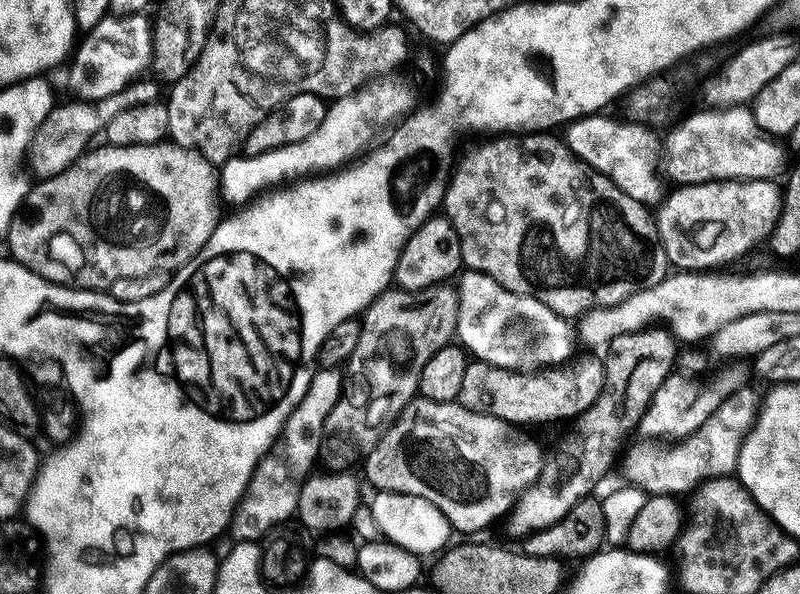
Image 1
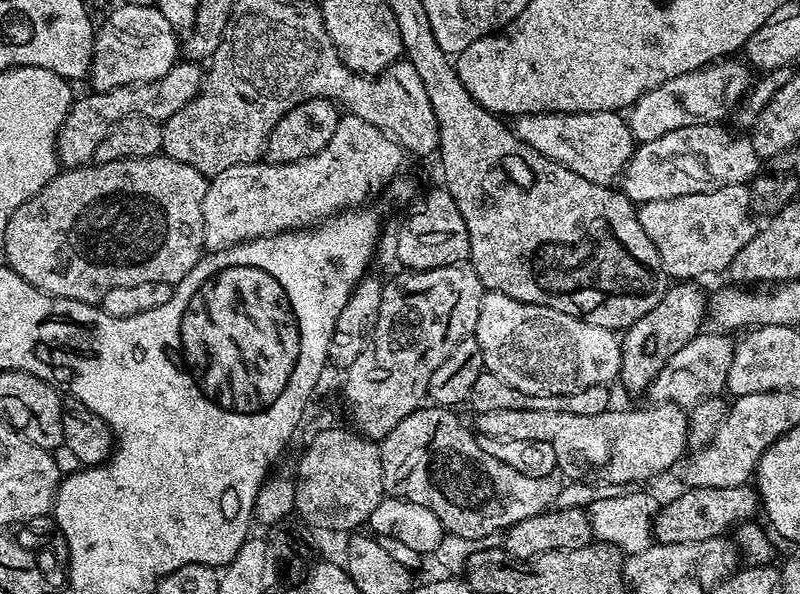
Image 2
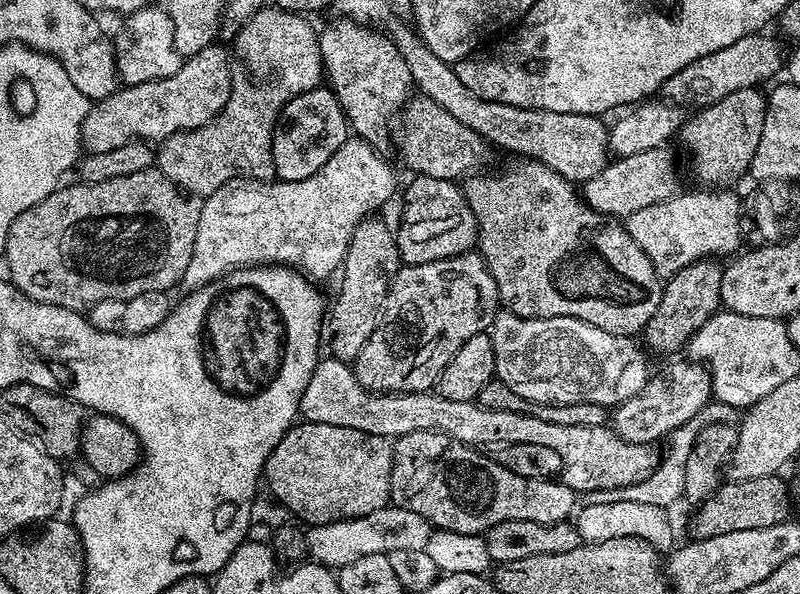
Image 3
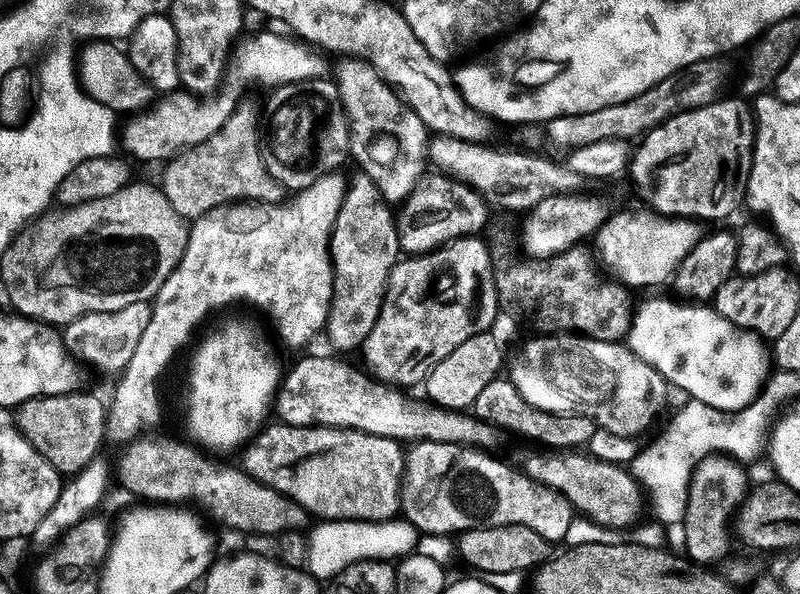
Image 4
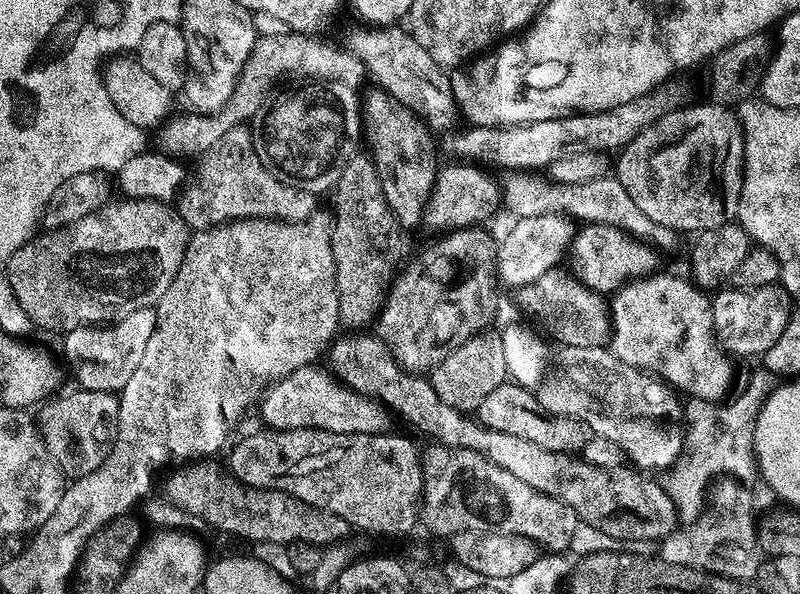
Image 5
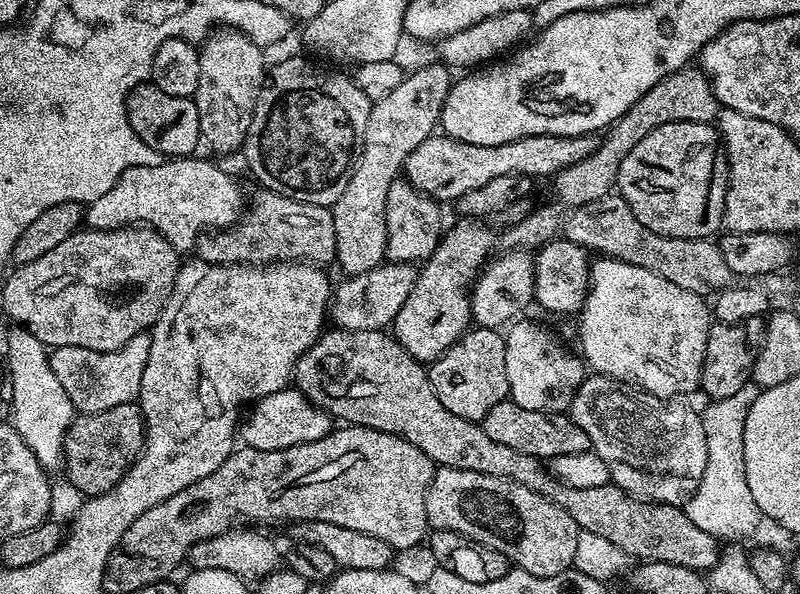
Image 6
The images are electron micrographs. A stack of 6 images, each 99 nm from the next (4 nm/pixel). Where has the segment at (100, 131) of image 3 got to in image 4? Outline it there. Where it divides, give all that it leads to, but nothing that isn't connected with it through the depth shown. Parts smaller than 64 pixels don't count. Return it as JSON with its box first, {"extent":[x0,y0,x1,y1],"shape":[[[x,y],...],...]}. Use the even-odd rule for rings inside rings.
{"extent":[118,30,327,162],"shape":[[[258,30],[251,33],[249,42],[262,40],[262,46],[252,46],[249,42],[244,42],[229,55],[219,88],[217,89],[216,102],[206,102],[204,98],[187,90],[172,90],[157,102],[153,108],[145,107],[137,111],[124,124],[124,133],[119,133],[118,140],[124,143],[124,148],[129,152],[129,157],[137,156],[140,160],[160,160],[167,162],[181,151],[184,147],[205,141],[210,134],[214,134],[221,128],[222,123],[233,112],[237,104],[241,101],[244,86],[249,83],[254,71],[254,50],[260,50],[262,56],[262,76],[263,85],[273,84],[294,84],[294,76],[301,76],[304,82],[317,80],[327,75],[327,64],[316,54],[310,54],[305,45],[300,44],[294,48],[286,40],[278,40],[278,32],[274,30]]]}

